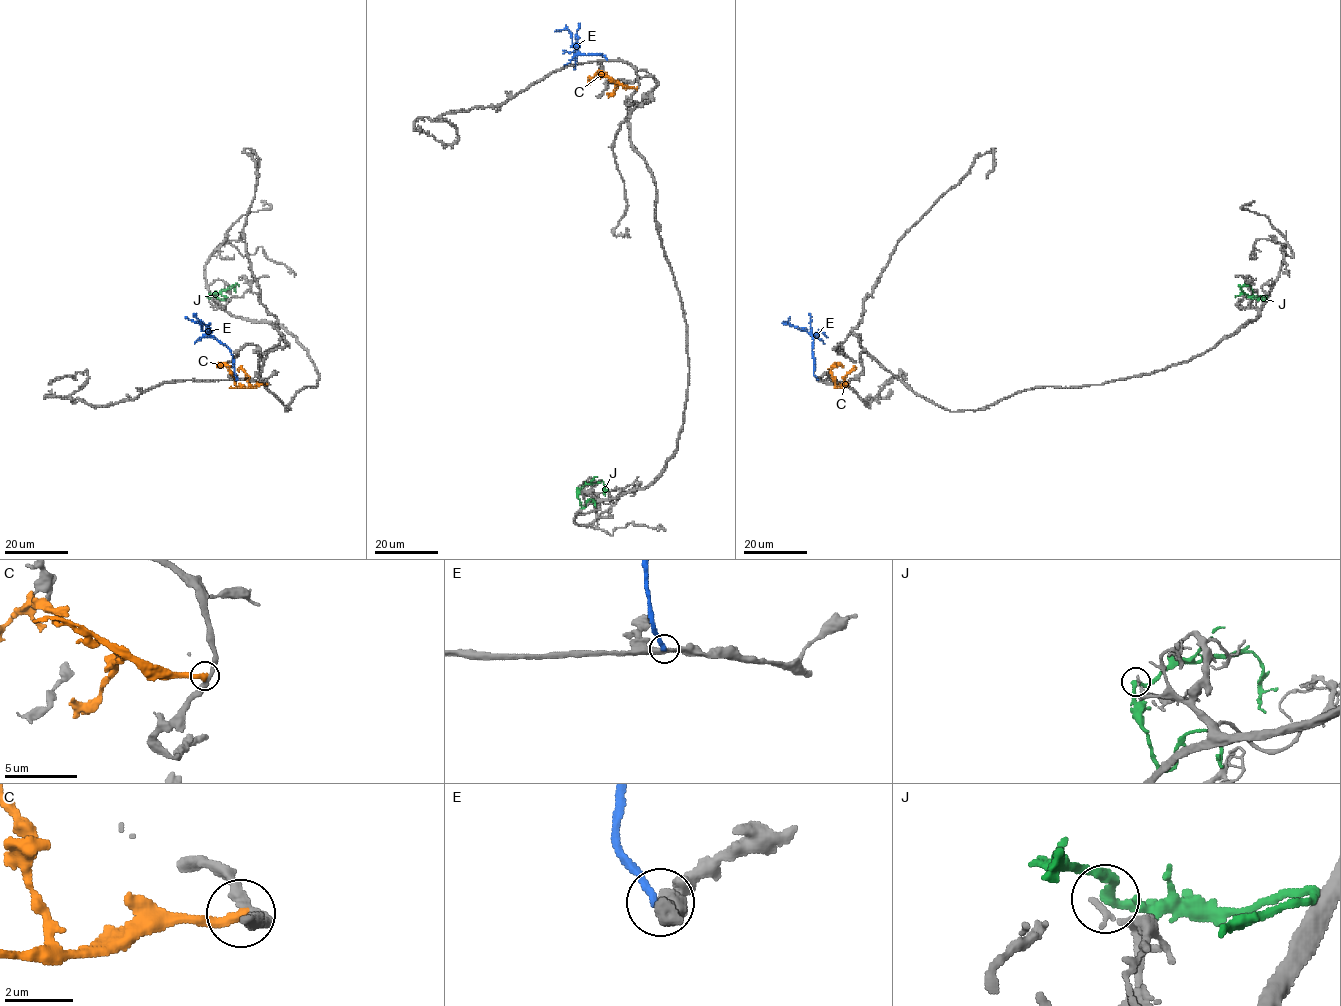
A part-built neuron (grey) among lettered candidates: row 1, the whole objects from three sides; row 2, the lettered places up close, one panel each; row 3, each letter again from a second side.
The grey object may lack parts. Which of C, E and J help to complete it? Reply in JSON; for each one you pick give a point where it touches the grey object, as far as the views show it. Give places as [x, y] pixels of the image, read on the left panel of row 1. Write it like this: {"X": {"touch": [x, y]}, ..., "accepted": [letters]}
{"accepted": []}

